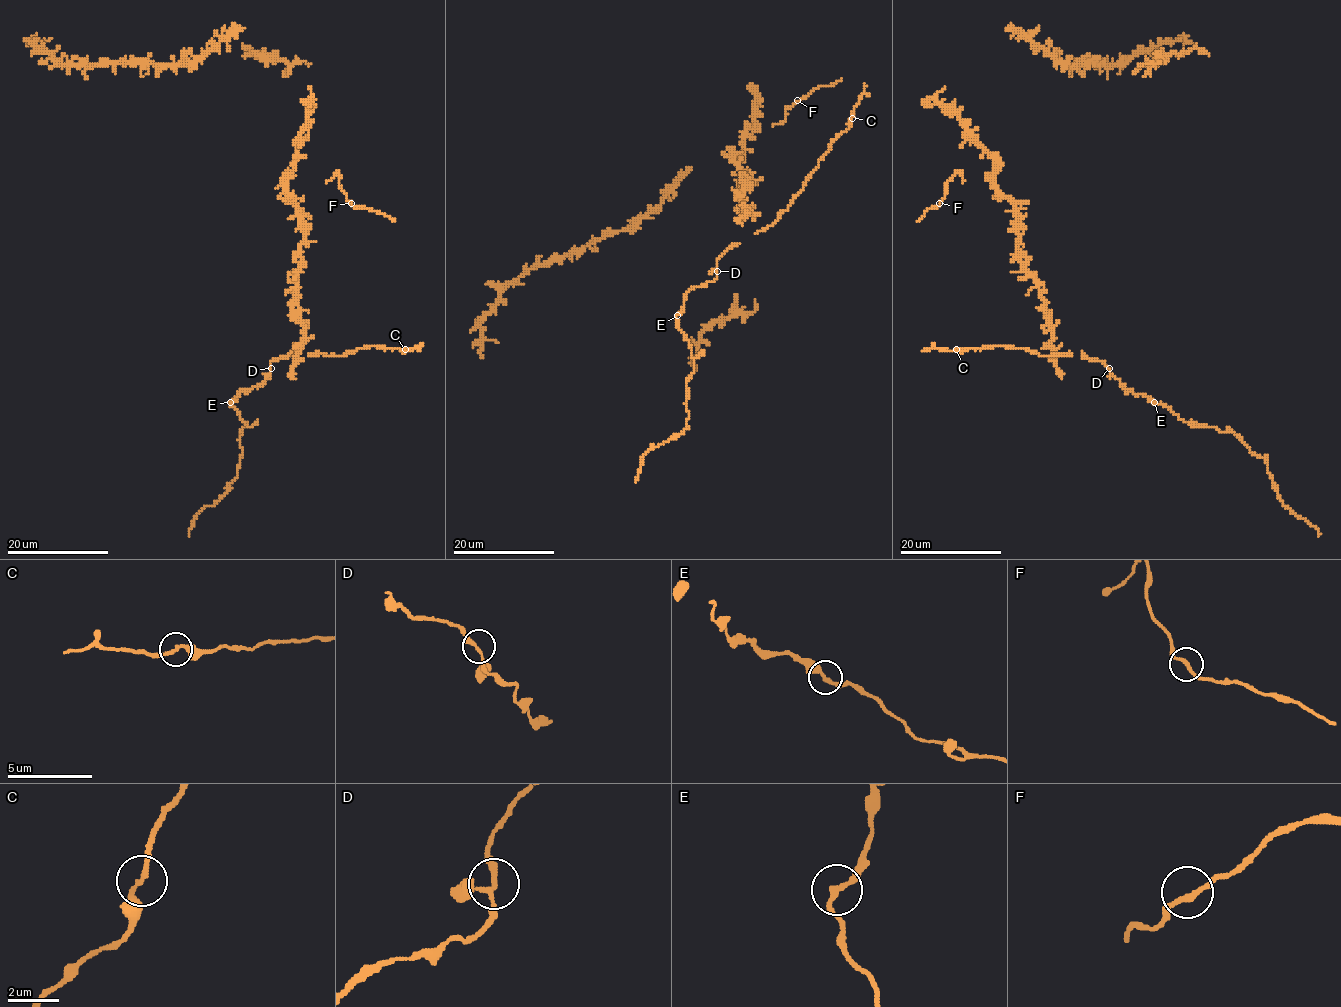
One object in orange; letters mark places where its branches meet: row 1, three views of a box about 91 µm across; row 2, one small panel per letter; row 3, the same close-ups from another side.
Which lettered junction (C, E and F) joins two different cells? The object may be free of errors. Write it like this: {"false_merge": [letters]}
{"false_merge": []}

